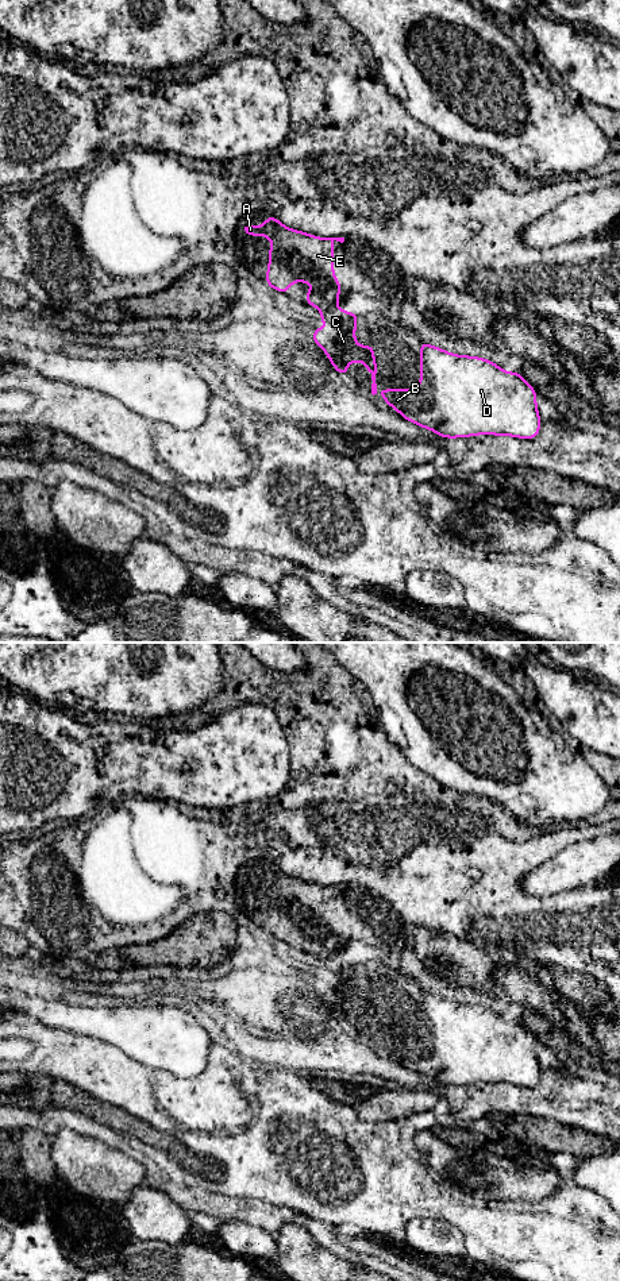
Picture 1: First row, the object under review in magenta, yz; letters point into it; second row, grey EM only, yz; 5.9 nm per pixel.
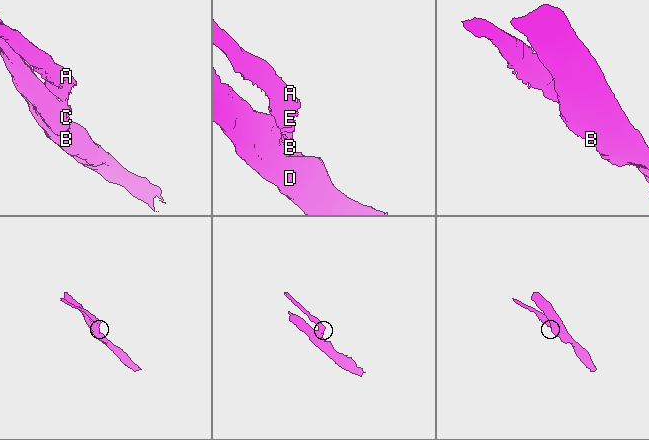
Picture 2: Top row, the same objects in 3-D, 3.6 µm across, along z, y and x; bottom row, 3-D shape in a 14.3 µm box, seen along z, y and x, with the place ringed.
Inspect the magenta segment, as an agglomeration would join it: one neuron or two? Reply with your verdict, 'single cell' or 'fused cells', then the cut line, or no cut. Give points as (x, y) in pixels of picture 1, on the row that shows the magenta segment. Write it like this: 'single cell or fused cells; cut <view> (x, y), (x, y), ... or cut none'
fused cells; cut yz (335, 300), (323, 311)

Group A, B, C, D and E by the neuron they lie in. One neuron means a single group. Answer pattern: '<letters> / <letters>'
A E / B C D

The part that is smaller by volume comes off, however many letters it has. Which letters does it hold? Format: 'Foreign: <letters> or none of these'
Foreign: A, E

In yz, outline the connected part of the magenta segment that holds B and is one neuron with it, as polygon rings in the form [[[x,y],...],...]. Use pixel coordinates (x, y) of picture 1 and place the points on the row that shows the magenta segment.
[[[420,342],[420,387],[390,387],[378,394],[407,421],[431,429],[442,439],[475,435],[536,439],[540,431],[536,390],[520,373],[507,373],[489,359],[450,354],[424,342]]]

